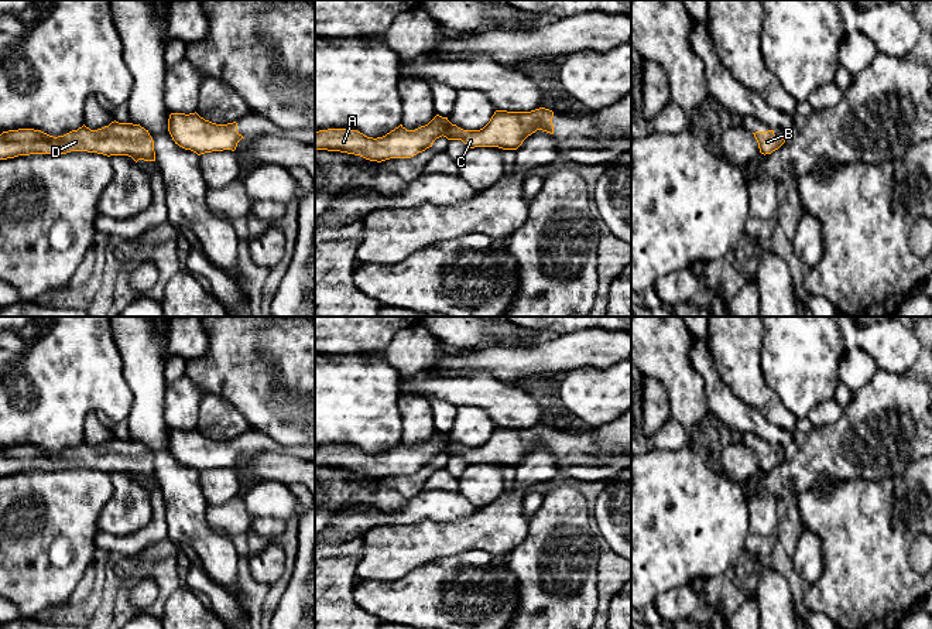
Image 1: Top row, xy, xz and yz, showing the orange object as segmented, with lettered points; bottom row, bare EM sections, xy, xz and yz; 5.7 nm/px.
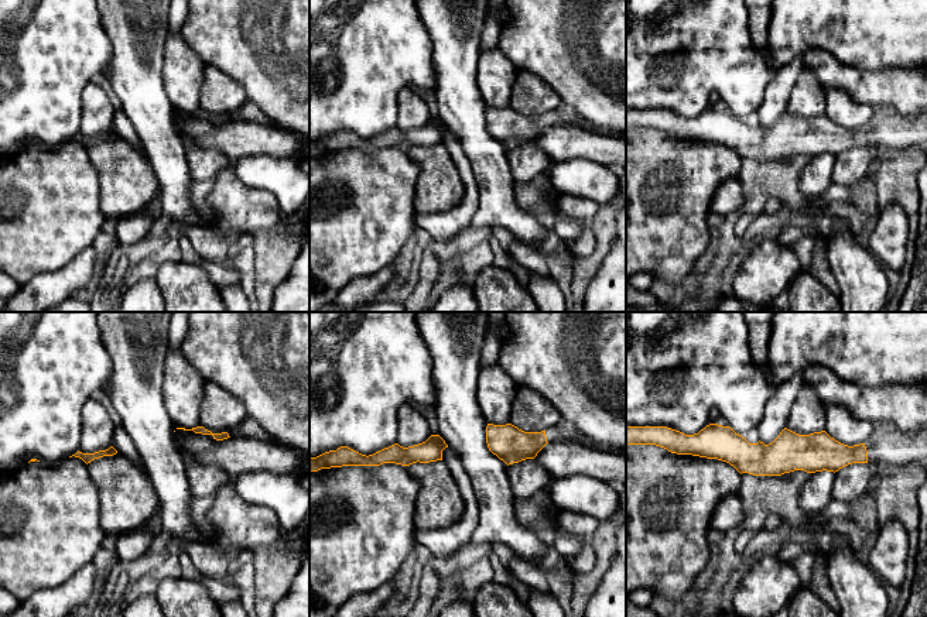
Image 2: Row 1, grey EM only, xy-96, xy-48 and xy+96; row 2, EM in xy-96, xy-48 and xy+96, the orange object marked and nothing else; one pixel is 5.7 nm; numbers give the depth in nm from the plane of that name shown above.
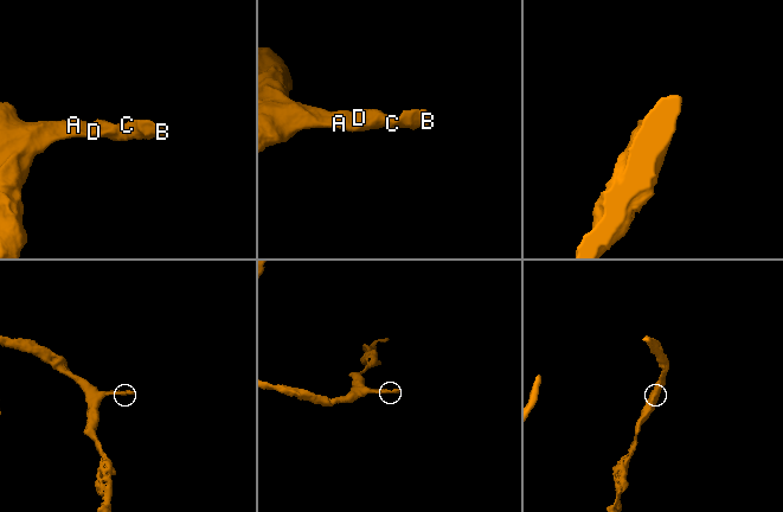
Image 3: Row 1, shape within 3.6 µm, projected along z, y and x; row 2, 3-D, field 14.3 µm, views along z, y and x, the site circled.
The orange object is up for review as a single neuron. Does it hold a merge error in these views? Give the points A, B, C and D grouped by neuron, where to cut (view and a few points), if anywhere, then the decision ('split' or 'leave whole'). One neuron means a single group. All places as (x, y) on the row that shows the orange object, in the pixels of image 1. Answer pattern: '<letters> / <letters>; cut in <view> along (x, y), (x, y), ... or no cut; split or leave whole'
A B C D; no cut; leave whole

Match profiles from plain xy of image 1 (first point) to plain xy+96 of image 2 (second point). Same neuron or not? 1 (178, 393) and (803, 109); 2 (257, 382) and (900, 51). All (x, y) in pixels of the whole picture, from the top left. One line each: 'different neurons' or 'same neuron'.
1: same neuron
2: different neurons

